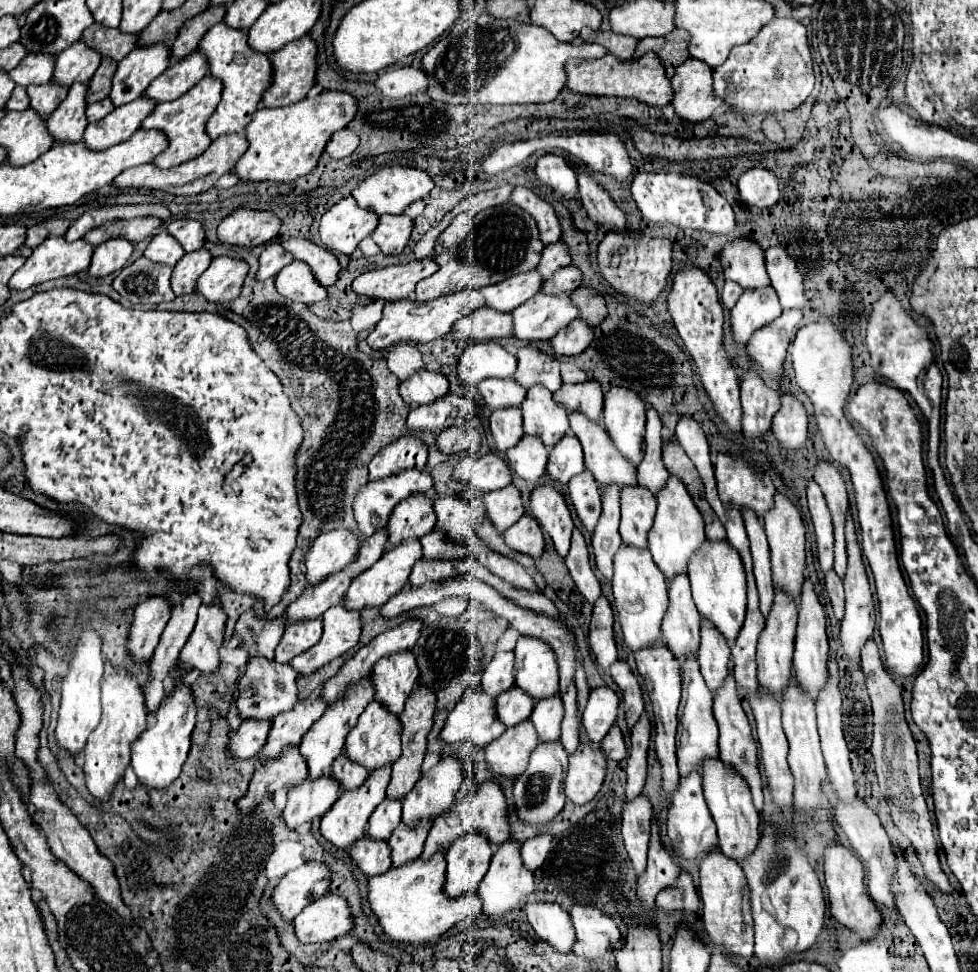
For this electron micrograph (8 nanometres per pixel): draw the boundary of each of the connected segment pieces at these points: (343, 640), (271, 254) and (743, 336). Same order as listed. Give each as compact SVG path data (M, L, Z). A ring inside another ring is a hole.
M341 605L331 607L323 613L323 637L309 651L297 655L289 665L303 677L313 675L333 659L345 655L357 645L361 635L359 611L347 611Z
M271 243L263 249L259 255L259 269L257 269L257 281L265 281L269 277L275 277L285 265L289 265L293 257L281 247L281 243Z
M773 287L745 291L731 309L731 331L737 345L747 345L753 333L781 315L781 305Z

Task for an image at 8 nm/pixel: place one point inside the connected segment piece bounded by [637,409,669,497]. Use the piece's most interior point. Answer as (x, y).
(651, 474)

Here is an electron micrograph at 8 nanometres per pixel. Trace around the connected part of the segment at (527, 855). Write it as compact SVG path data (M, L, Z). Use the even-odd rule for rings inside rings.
M539 835L525 841L521 845L521 859L523 859L525 869L537 871L549 853L549 845L551 845L551 835Z

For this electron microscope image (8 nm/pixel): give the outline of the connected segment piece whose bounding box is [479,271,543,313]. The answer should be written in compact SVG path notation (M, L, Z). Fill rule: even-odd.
M529 271L529 273L521 273L515 277L509 277L501 283L489 285L479 289L481 295L485 297L485 305L499 311L499 313L509 313L515 307L519 307L521 303L525 303L527 299L531 299L533 295L539 293L541 289L541 277L537 271Z

